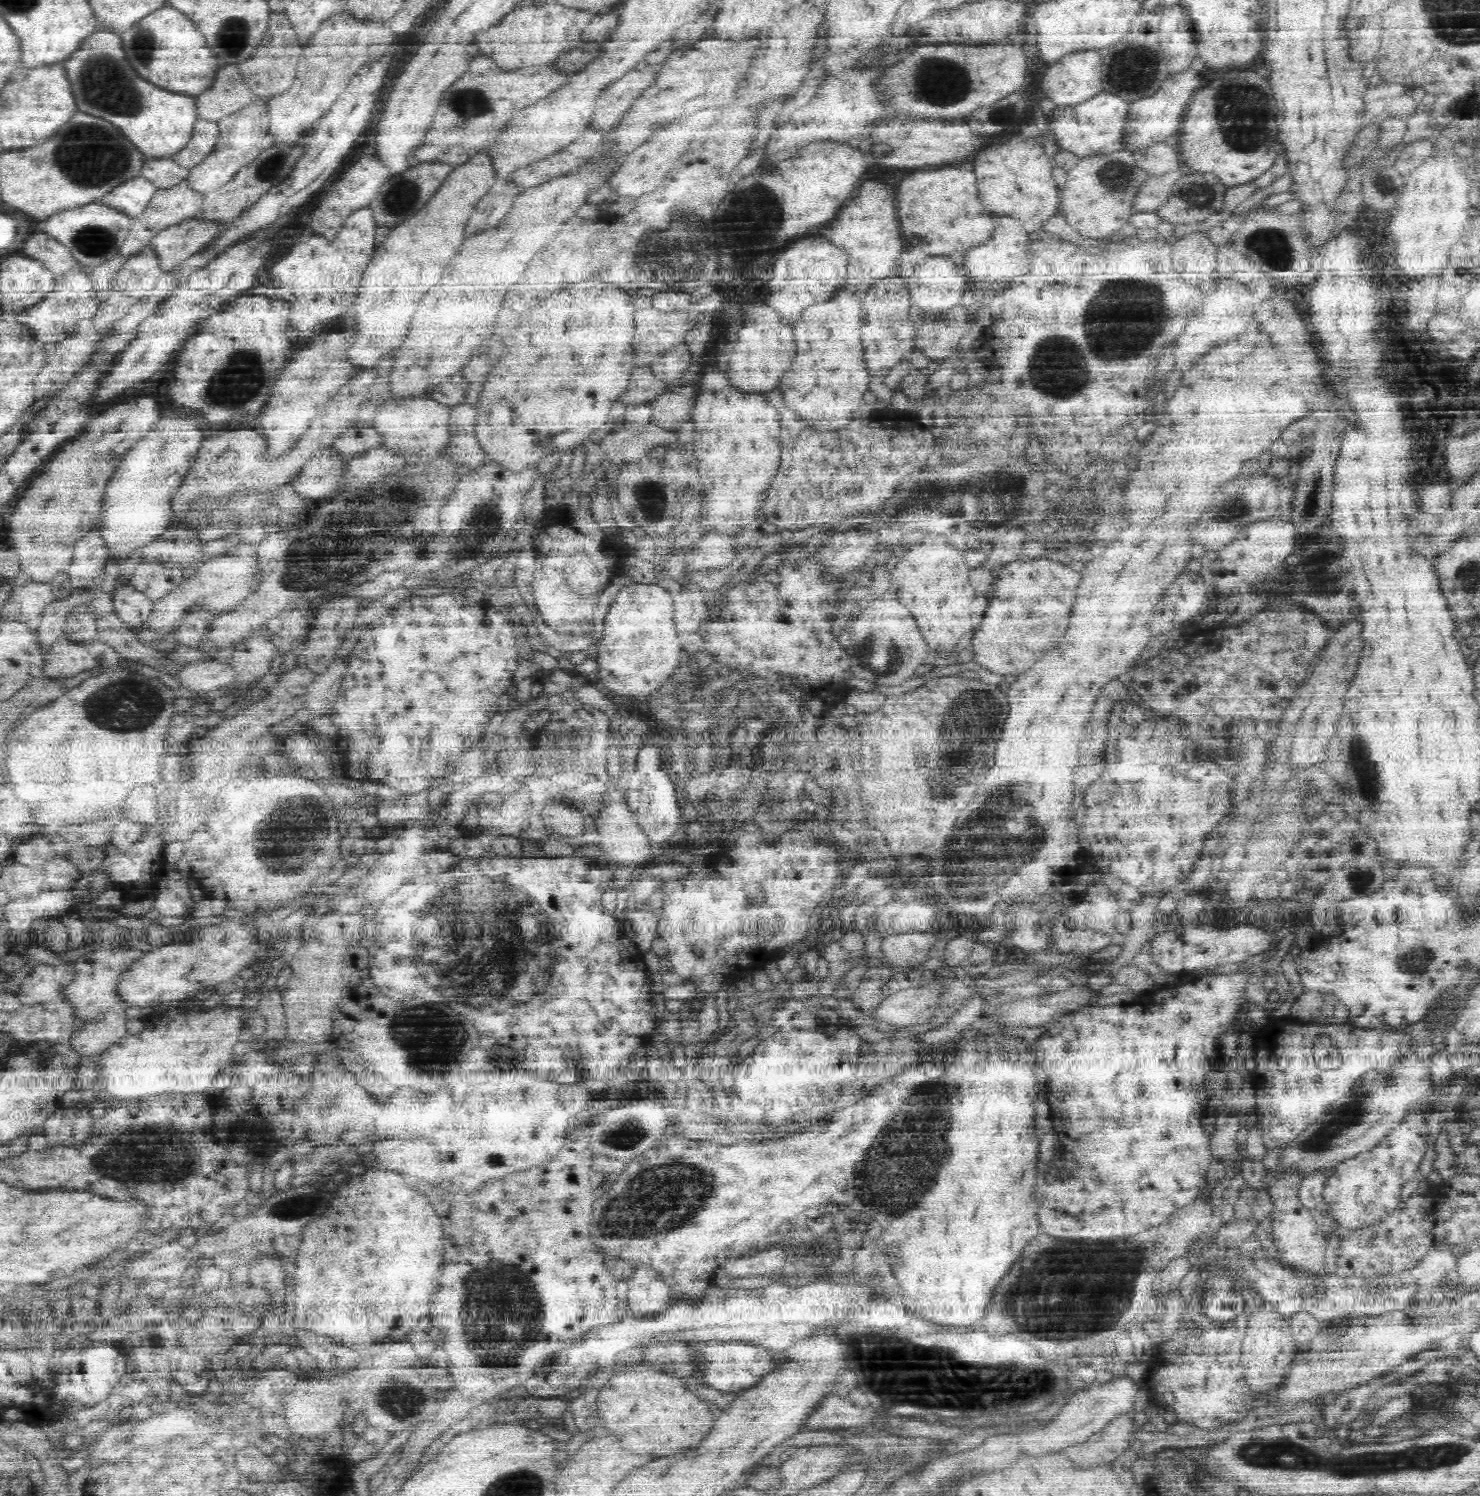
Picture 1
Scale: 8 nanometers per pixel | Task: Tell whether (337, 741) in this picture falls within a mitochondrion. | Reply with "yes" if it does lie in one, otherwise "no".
no

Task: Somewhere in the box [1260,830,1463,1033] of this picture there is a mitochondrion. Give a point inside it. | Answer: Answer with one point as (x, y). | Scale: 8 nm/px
(1414, 963)

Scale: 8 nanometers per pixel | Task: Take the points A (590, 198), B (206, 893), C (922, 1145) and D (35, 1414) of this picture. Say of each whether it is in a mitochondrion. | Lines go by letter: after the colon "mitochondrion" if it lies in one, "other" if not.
A: other
B: other
C: mitochondrion
D: other

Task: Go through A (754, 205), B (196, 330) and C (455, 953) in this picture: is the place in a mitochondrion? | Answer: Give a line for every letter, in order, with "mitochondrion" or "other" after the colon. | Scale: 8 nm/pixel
A: mitochondrion
B: other
C: mitochondrion

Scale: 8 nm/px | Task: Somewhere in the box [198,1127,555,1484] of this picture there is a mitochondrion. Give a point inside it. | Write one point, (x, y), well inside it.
(505, 1301)

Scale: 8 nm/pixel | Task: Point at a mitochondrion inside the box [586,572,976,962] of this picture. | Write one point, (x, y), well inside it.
(884, 649)

